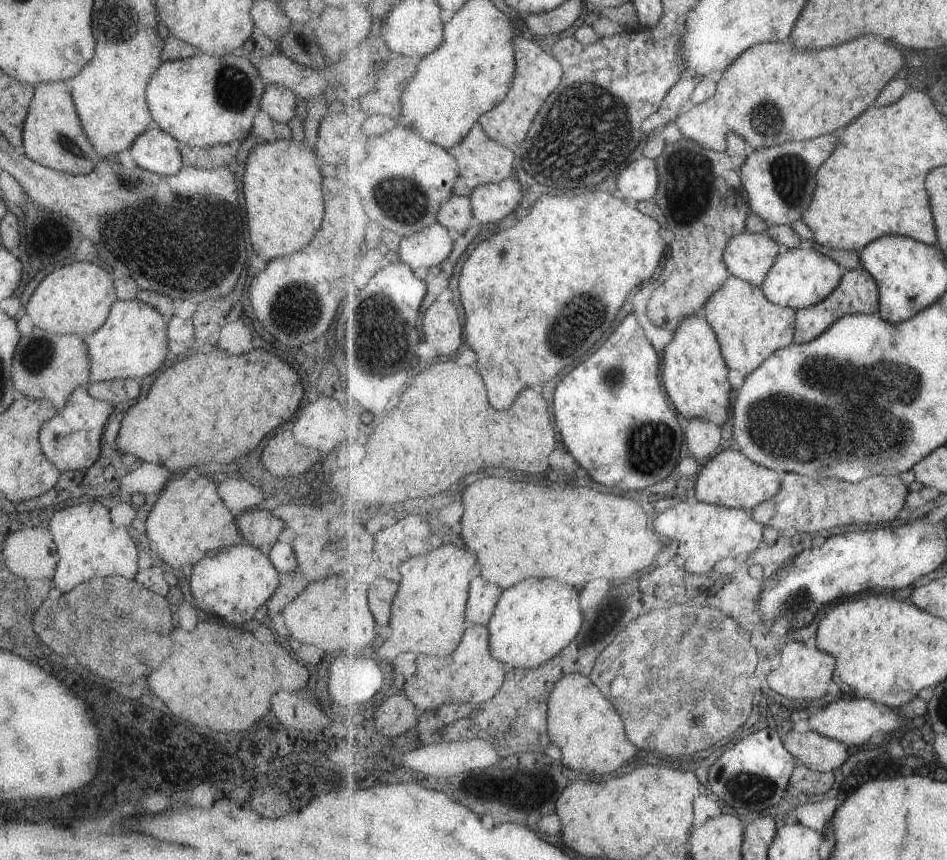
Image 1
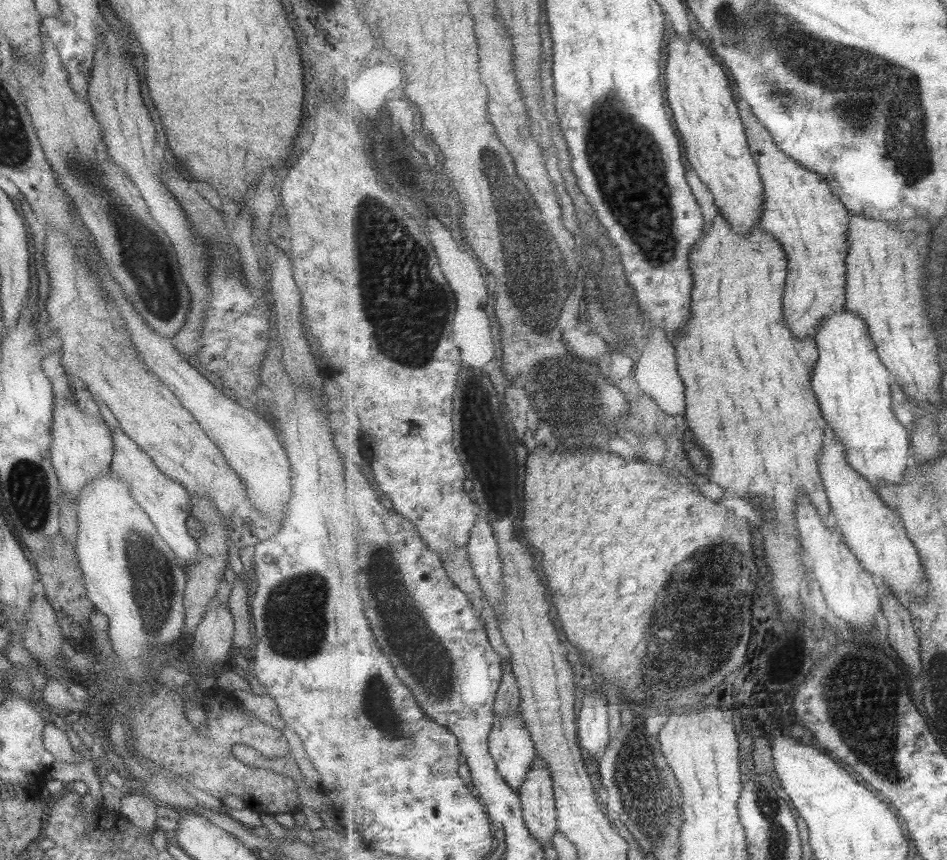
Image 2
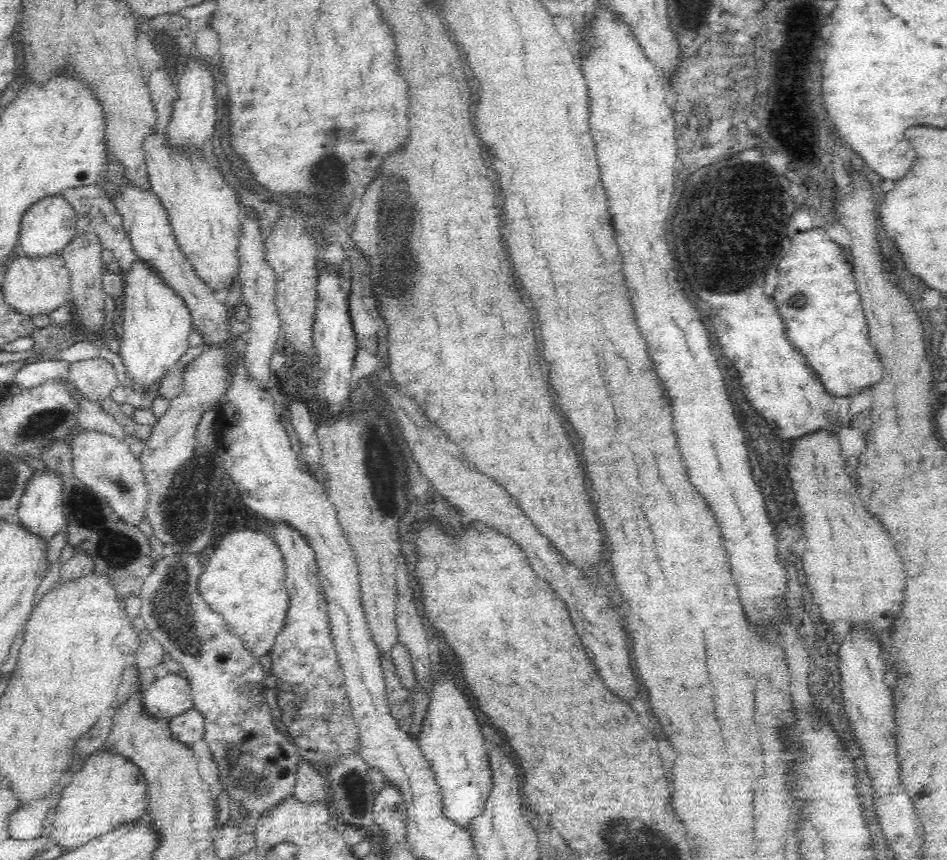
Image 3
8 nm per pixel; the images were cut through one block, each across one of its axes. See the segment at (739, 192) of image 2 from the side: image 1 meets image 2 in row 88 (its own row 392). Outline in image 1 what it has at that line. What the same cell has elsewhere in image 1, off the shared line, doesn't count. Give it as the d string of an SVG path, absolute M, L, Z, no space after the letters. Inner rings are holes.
M701 313L686 318L673 334L671 342L665 347L663 355L662 380L666 382L666 392L669 393L671 403L686 420L703 419L716 425L723 426L729 420L731 408L731 382L729 382L728 363L711 323Z

